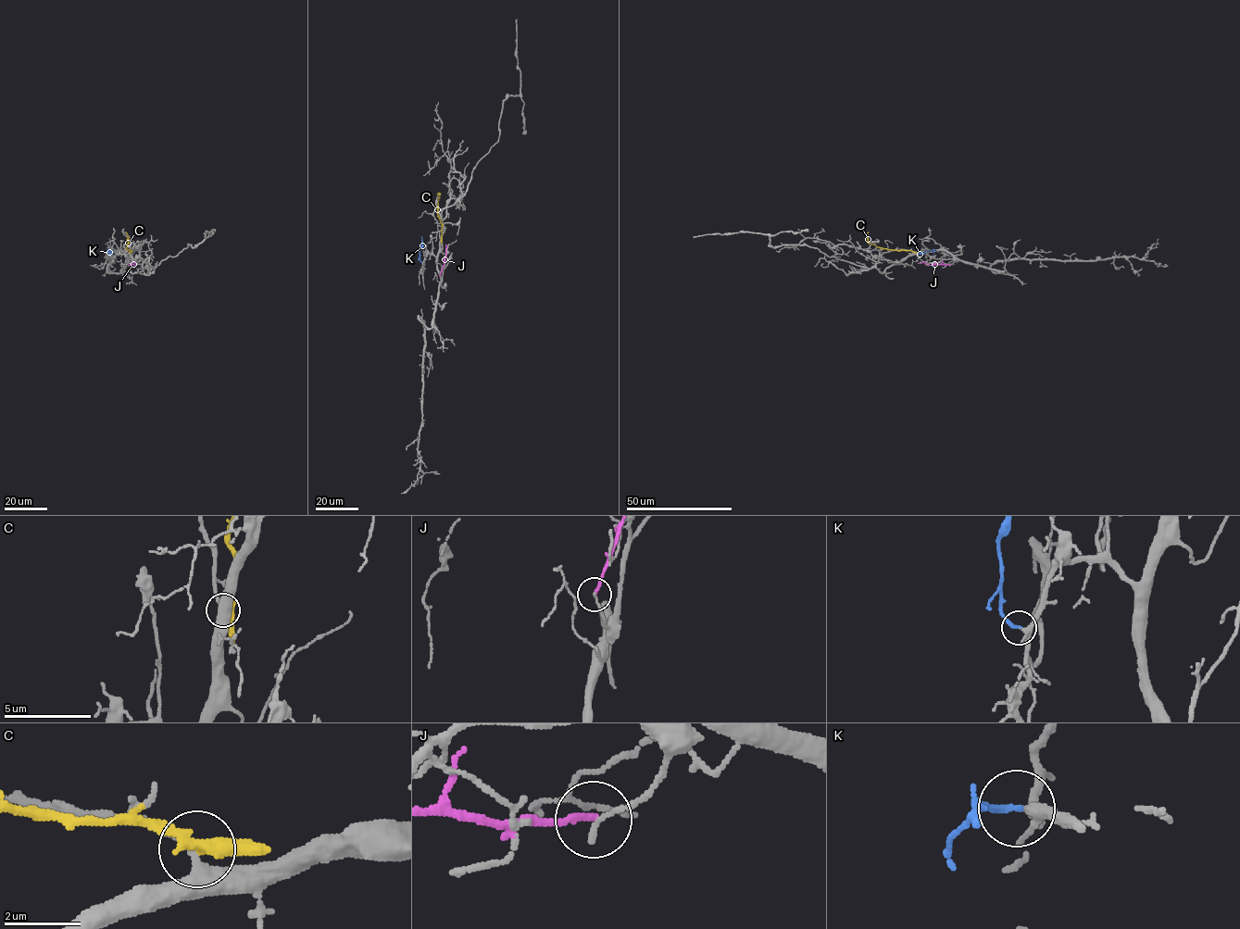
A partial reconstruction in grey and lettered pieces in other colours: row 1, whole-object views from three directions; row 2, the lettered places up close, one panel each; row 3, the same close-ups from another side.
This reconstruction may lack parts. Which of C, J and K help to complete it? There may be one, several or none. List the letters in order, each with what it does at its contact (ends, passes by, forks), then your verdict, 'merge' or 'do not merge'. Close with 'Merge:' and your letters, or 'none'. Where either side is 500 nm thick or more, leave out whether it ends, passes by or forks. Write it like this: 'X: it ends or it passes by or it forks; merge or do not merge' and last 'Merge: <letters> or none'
C: it passes by; do not merge
J: it ends; do not merge
K: it ends; merge
Merge: K

